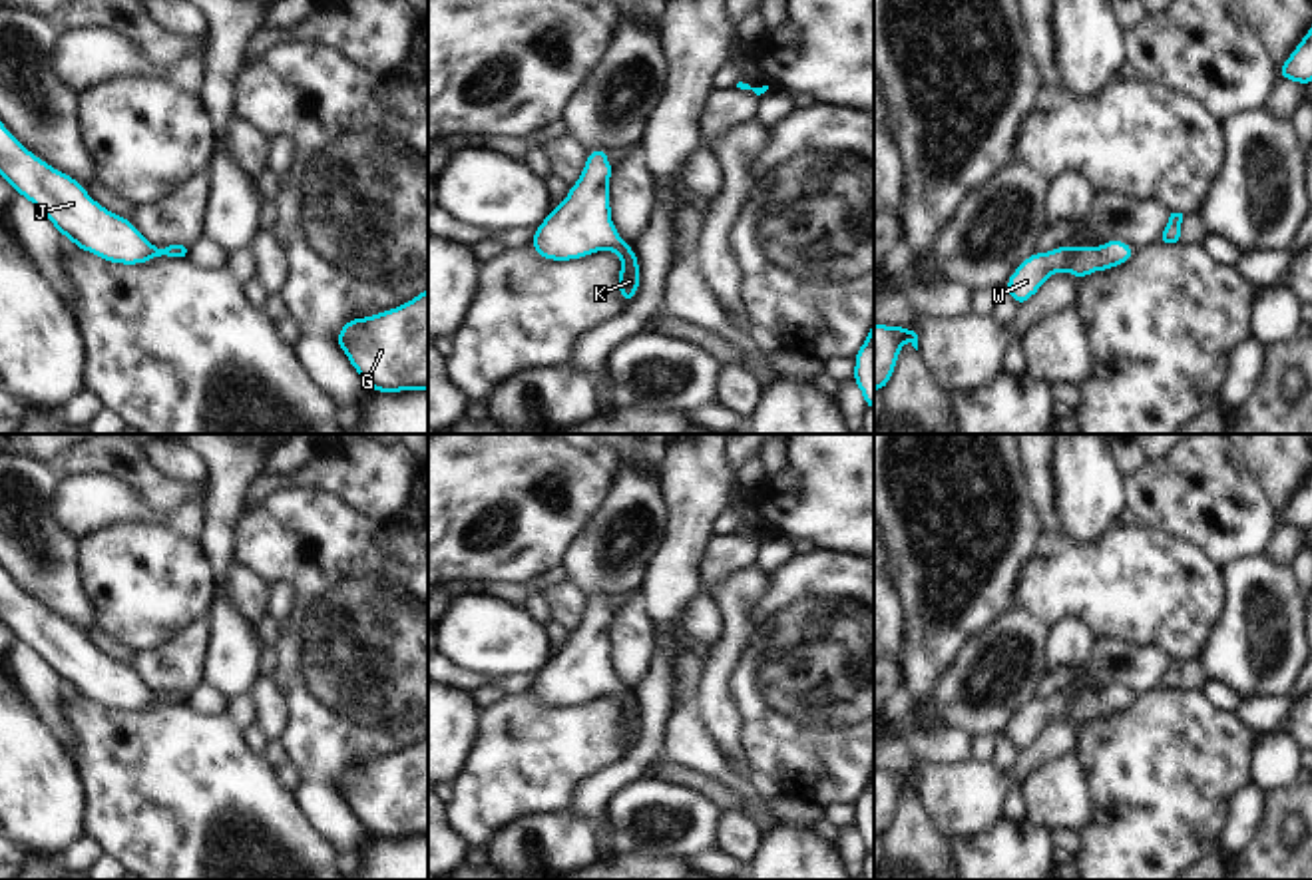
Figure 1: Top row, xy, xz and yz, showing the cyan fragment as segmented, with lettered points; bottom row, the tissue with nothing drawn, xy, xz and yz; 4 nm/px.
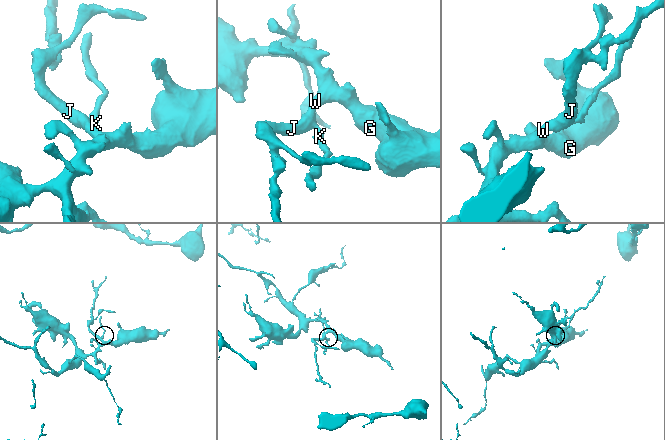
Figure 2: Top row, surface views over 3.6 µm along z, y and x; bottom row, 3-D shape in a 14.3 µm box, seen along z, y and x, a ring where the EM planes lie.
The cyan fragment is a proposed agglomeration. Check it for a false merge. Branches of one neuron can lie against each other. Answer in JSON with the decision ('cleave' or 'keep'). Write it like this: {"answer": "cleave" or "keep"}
{"answer": "keep"}

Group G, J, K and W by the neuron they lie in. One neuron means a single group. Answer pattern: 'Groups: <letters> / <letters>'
Groups: G J K W

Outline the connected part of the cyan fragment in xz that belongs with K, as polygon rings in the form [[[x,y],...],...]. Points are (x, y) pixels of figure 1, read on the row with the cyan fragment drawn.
[[[587,151],[581,177],[569,187],[565,199],[538,225],[530,243],[546,261],[575,261],[599,251],[611,251],[621,259],[615,281],[619,297],[629,305],[639,289],[639,259],[621,239],[611,221],[609,179],[613,165],[607,151]]]

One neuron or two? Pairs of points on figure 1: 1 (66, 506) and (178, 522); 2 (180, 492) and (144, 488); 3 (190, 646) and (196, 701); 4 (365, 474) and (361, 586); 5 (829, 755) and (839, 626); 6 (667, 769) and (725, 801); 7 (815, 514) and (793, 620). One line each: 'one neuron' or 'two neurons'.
1: one neuron
2: one neuron
3: two neurons
4: two neurons
5: one neuron
6: one neuron
7: two neurons

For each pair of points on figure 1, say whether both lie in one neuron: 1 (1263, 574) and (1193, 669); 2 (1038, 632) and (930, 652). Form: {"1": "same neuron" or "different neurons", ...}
{"1": "different neurons", "2": "different neurons"}

